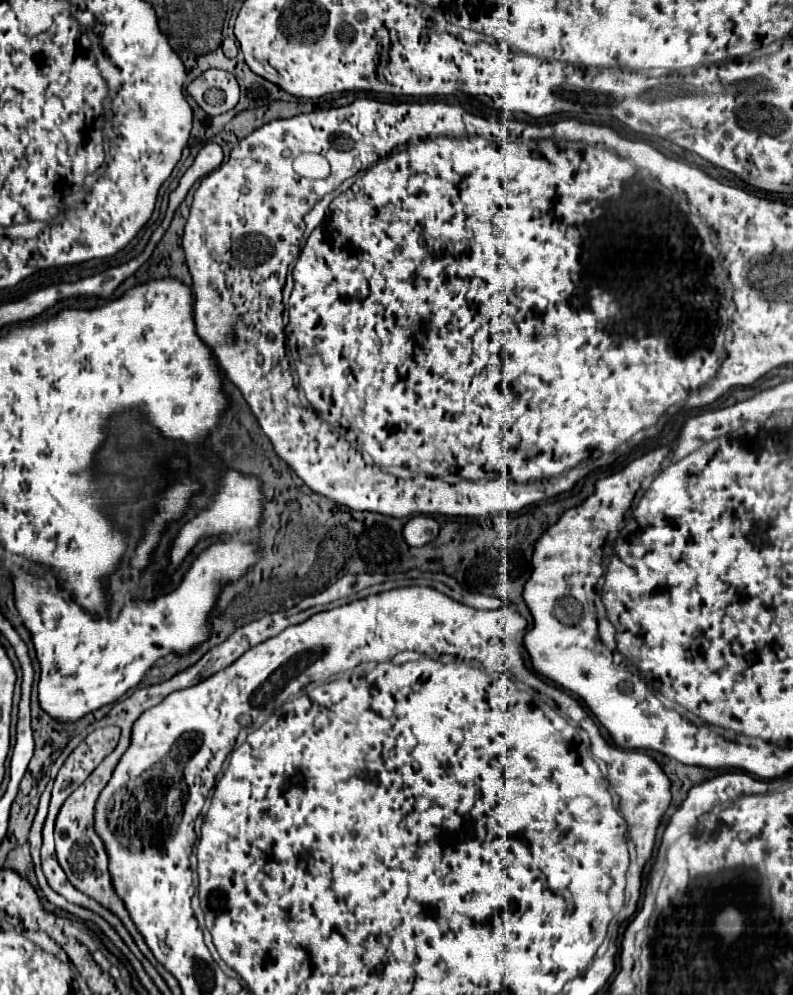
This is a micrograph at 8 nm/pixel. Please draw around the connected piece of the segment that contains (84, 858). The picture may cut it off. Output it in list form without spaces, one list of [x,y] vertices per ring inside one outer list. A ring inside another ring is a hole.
[[[106,767],[96,769],[62,805],[60,815],[56,819],[56,829],[54,829],[54,839],[56,839],[56,853],[58,853],[58,861],[62,865],[62,869],[66,871],[70,883],[80,889],[82,893],[94,897],[96,901],[100,901],[104,907],[108,907],[112,913],[116,913],[122,923],[126,927],[130,927],[132,931],[132,919],[128,915],[128,909],[122,905],[122,899],[118,899],[118,895],[114,895],[114,887],[110,885],[110,871],[108,871],[108,855],[104,849],[104,843],[100,839],[100,835],[94,829],[94,807],[96,807],[96,799],[102,791],[102,787],[106,785],[108,777],[106,777]]]

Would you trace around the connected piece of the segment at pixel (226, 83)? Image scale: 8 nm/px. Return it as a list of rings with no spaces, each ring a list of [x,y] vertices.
[[[208,69],[188,85],[188,93],[208,115],[220,115],[238,105],[240,85],[224,69]]]

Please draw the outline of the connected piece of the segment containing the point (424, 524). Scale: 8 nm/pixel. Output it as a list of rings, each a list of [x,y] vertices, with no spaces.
[[[414,517],[404,527],[404,539],[410,547],[422,547],[440,535],[440,525],[432,517]]]

